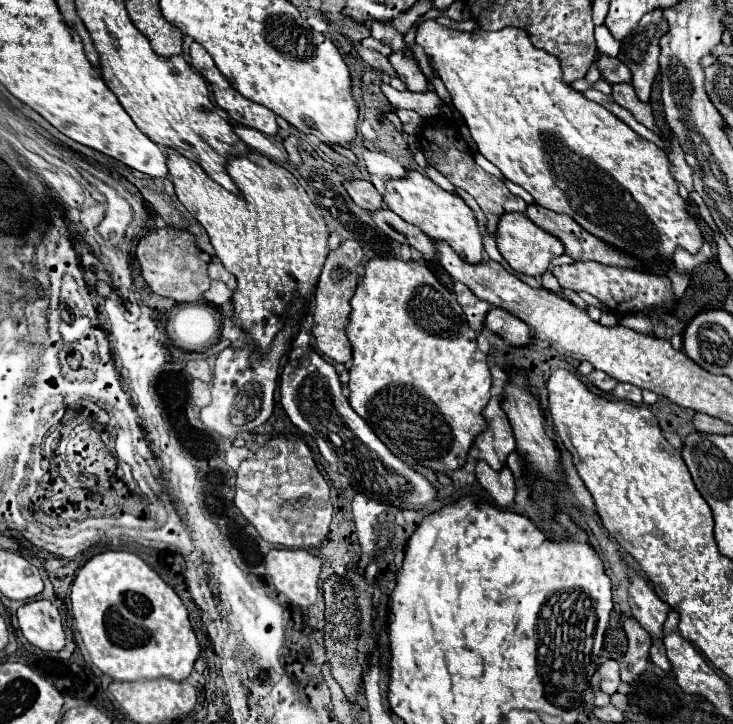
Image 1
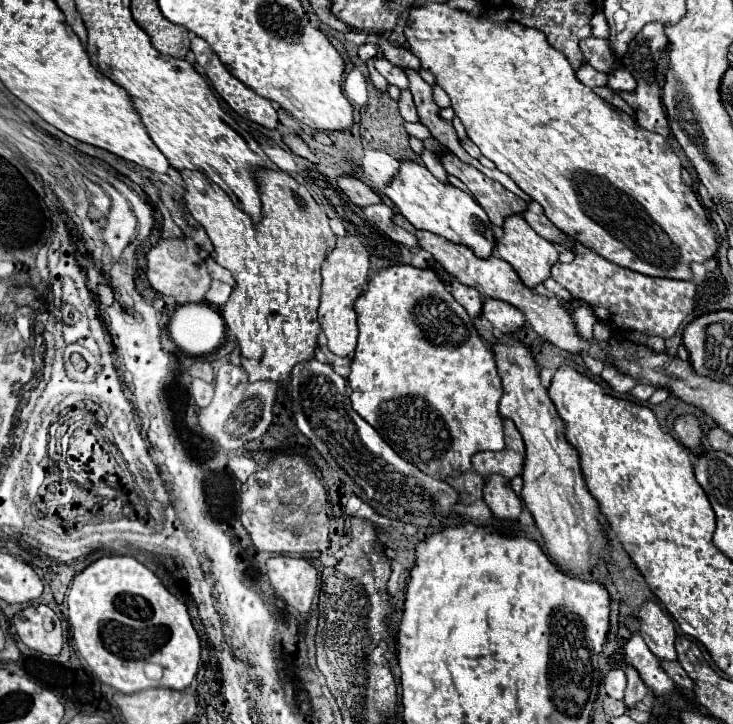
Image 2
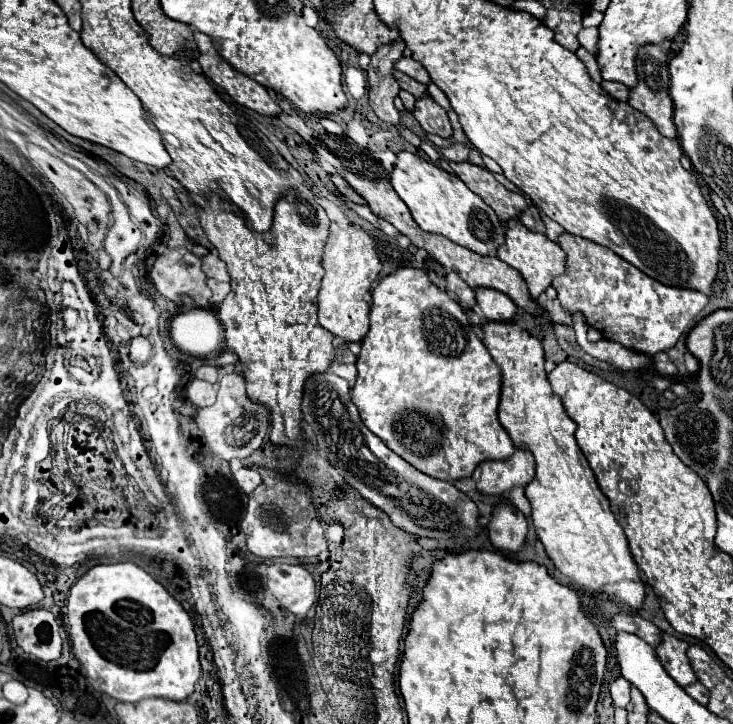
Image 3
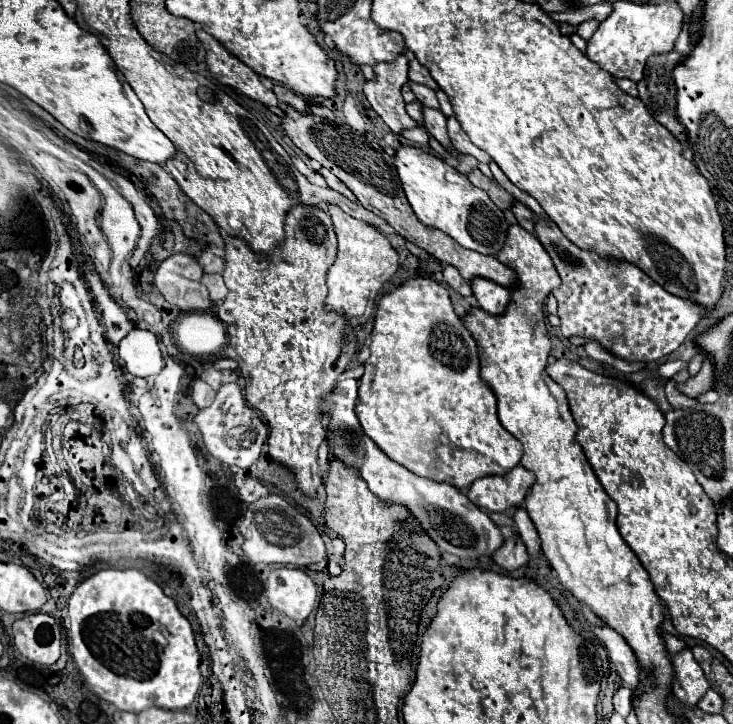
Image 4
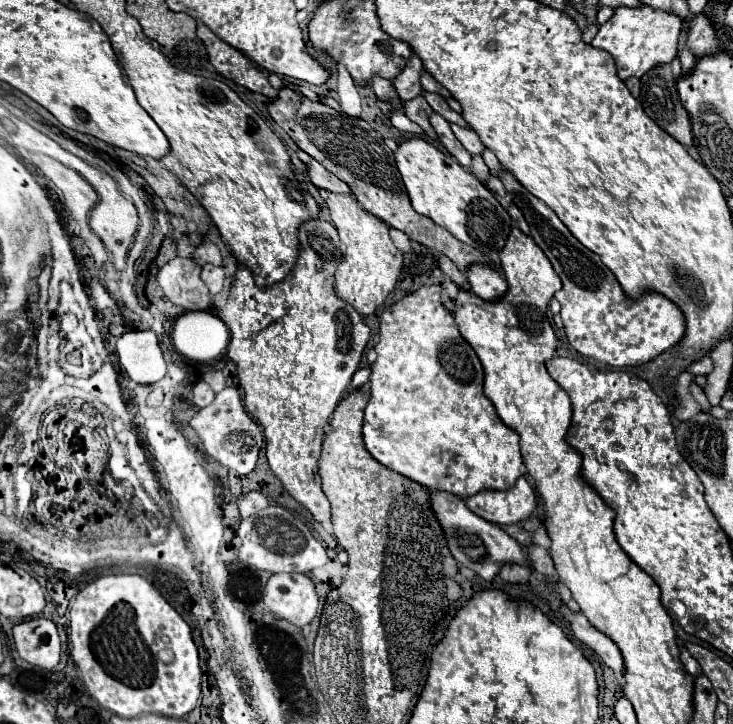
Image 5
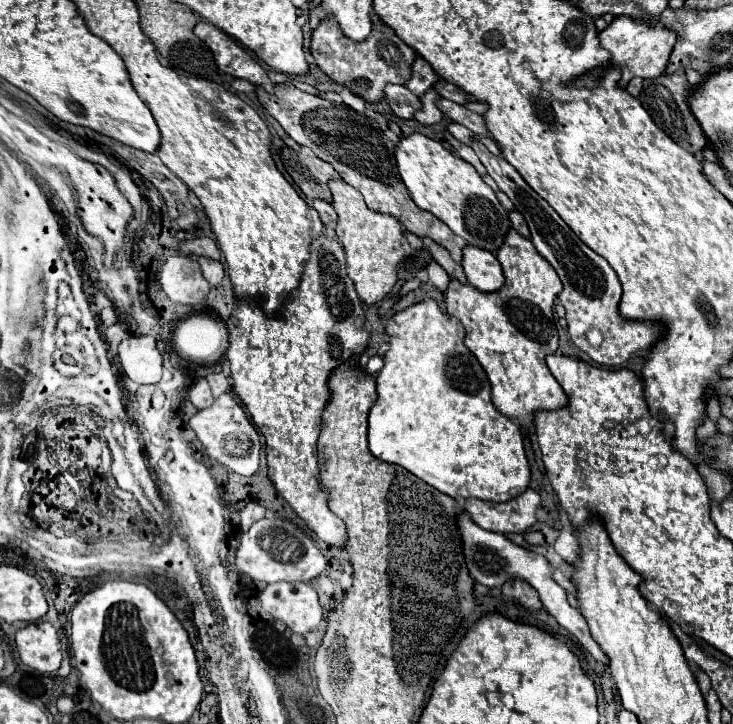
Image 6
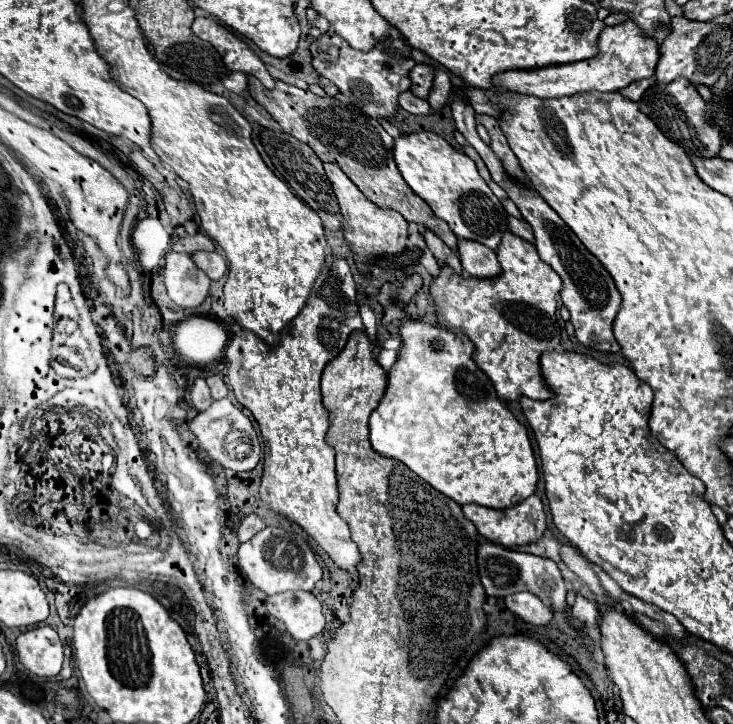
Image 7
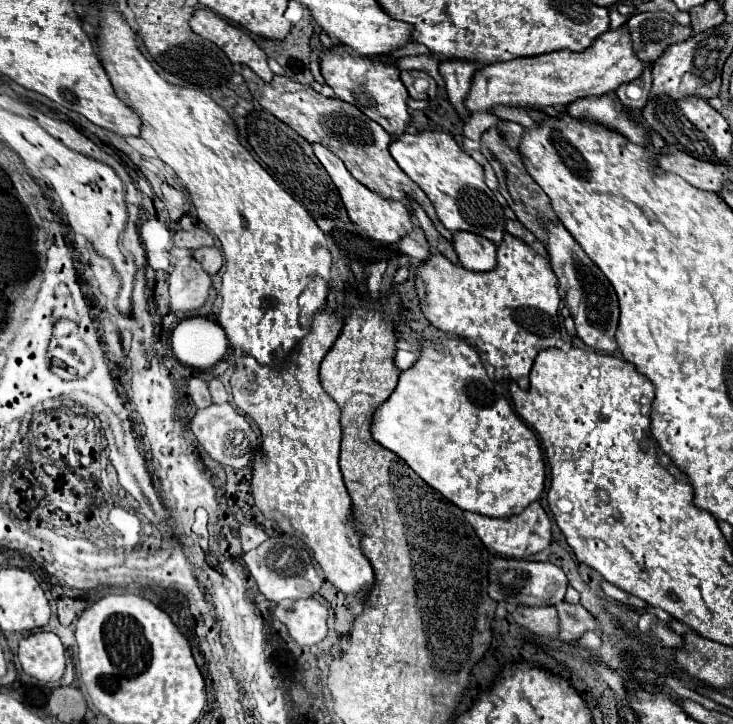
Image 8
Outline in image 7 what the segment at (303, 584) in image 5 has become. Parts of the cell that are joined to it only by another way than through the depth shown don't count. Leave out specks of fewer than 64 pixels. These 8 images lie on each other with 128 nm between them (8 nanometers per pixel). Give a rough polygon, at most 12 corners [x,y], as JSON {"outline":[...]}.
{"outline":[[310,592],[268,596],[268,612],[294,640],[324,634],[320,600]]}

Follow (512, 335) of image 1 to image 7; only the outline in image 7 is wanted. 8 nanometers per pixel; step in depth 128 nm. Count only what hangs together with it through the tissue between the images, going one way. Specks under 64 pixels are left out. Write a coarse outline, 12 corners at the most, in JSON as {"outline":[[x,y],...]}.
{"outline":[[458,240],[464,272],[474,278],[500,274],[496,252],[480,242]]}

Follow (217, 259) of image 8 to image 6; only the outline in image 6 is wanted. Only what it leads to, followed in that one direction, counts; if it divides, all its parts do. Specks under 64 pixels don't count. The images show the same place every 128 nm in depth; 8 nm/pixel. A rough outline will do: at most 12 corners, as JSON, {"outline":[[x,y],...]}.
{"outline":[[198,258],[204,278],[220,284],[224,266],[220,260]]}

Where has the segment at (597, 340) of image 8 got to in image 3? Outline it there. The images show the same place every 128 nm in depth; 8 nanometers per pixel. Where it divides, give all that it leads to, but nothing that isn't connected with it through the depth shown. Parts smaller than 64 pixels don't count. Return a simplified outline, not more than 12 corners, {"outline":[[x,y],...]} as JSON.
{"outline":[[562,232],[562,308],[606,340],[670,350],[708,304]]}

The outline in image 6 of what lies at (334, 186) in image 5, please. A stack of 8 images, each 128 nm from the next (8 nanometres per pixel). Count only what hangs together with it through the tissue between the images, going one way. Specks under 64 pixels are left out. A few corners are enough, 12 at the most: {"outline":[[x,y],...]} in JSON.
{"outline":[[306,146],[280,158],[308,200],[332,200],[332,166]]}

